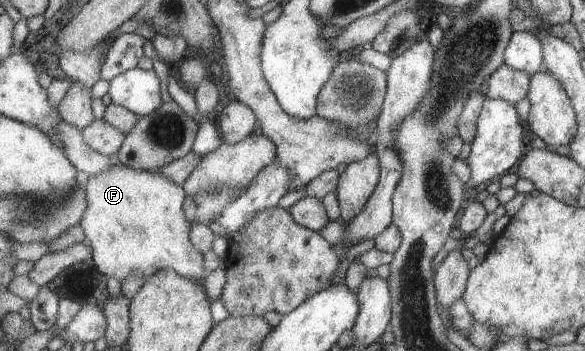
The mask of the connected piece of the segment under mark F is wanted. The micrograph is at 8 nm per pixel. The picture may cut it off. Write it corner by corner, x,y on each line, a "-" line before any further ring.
116,162
106,172
89,176
85,186
88,210
80,225
93,250
98,270
118,281
142,274
146,279
166,268
201,282
207,276
204,254
190,238
193,224
184,212
186,189
162,172
150,172

